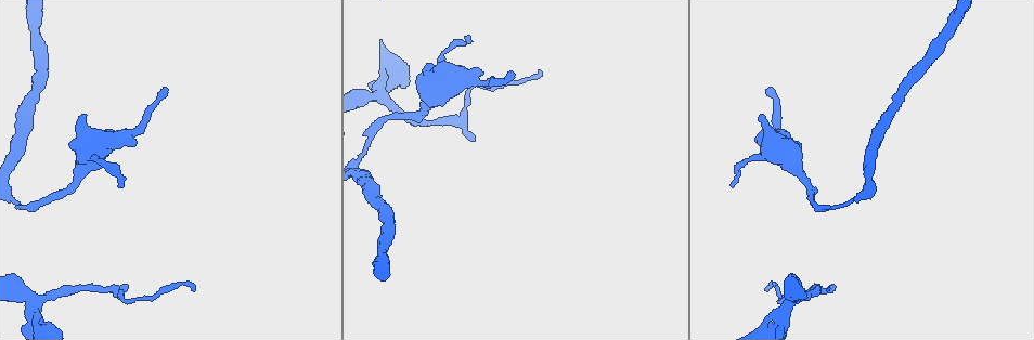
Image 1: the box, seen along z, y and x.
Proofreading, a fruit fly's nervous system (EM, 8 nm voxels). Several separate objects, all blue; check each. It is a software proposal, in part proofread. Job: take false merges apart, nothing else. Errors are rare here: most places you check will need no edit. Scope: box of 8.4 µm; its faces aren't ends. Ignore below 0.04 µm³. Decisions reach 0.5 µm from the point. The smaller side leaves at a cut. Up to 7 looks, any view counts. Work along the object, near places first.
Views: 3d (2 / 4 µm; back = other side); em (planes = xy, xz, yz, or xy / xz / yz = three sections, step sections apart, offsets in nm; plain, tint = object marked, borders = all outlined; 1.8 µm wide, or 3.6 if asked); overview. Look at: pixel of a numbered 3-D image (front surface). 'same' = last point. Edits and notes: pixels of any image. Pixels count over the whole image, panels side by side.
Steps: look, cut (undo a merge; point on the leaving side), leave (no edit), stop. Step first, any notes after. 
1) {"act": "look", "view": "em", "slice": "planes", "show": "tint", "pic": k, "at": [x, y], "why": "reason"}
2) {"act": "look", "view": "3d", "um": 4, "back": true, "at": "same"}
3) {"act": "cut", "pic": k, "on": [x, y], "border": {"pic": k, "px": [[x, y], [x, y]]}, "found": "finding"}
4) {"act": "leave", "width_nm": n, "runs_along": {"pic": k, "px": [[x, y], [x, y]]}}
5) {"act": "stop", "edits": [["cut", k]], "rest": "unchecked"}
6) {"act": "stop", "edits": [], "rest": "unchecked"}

{"act": "look", "view": "em", "slice": "planes", "show": "plain", "pic": 1, "at": [805, 182], "why": "thick turns thin"}

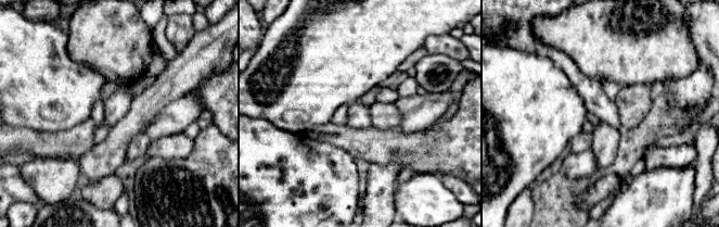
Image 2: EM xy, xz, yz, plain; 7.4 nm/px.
{"act": "look", "view": "em", "slice": "planes", "show": "tint", "at": "same"}

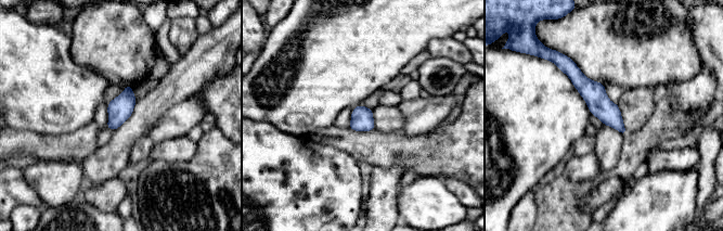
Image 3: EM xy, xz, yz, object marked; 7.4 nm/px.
{"act": "leave", "width_nm": 170, "runs_along": {"pic": 3, "px": [[565, 66], [595, 97], [622, 130]]}, "found": "continuous, no second cell"}

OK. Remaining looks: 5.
{"act": "look", "view": "em", "slice": "xz", "step": 8, "show": "tint", "pic": 1, "at": [470, 81], "why": "calibre changes"}

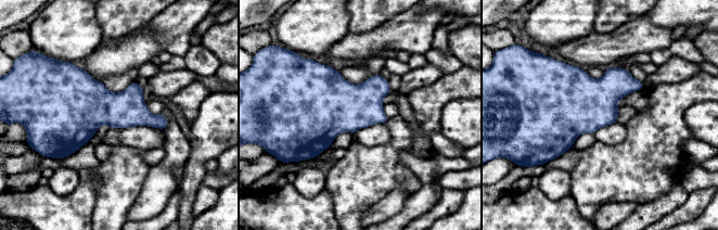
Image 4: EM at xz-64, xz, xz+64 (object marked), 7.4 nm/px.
{"act": "look", "view": "em", "slice": "planes", "show": "tint", "at": "same"}

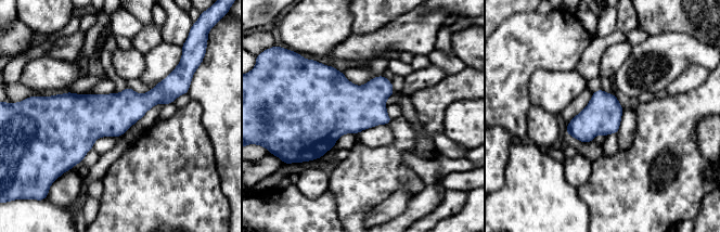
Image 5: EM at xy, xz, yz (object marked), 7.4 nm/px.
{"act": "leave", "found": "continuous, no second cell"}

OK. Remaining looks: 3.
{"act": "look", "view": "em", "slice": "planes", "show": "borders", "pic": 1, "at": [787, 305], "why": "thin neck"}

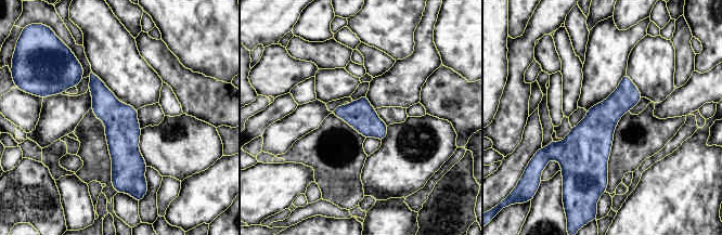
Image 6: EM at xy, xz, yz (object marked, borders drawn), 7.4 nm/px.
{"act": "leave", "width_nm": 220, "runs_along": {"pic": 6, "px": [[92, 77], [121, 122], [124, 183]]}, "found": "all the same cell"}

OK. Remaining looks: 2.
{"act": "stop", "edits": [], "rest": "unchecked"}

